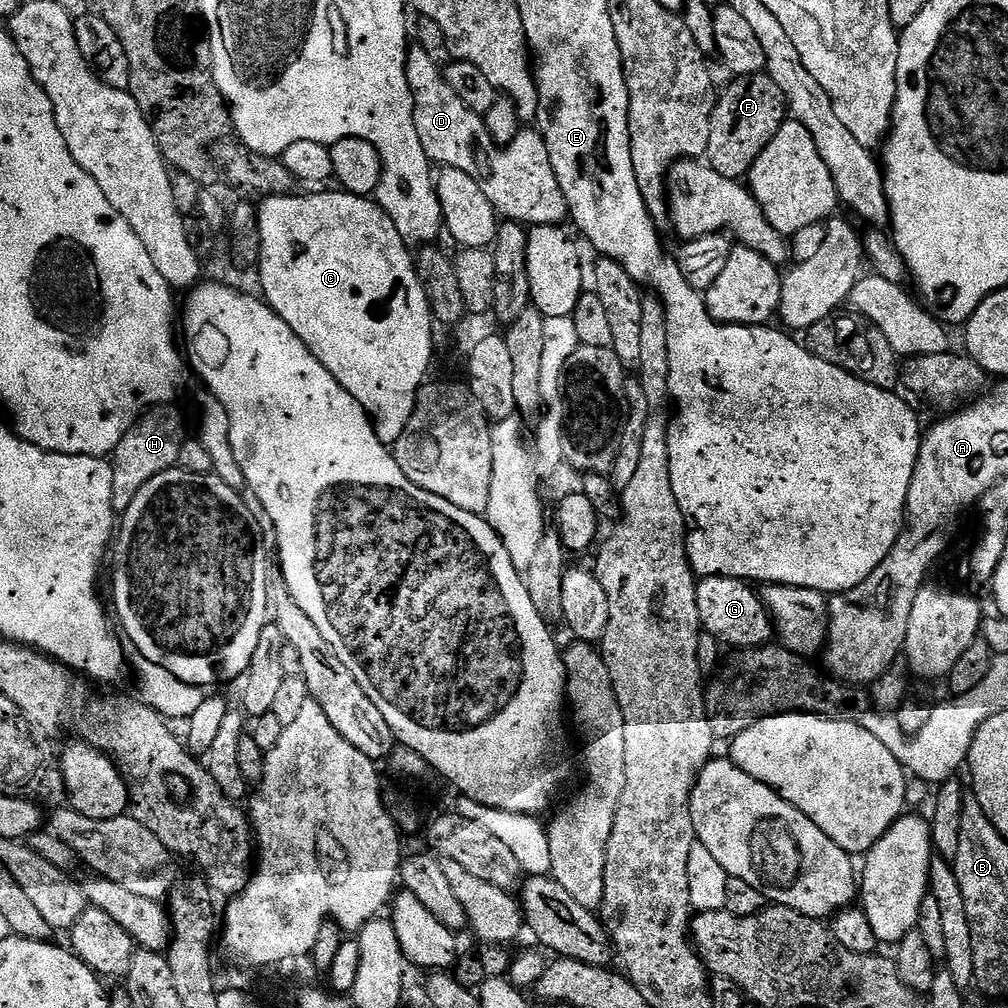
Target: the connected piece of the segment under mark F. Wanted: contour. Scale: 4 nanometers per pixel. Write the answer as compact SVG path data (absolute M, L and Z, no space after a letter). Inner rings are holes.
M757 74L736 78L731 81L733 84L728 89L719 93L716 101L716 109L710 122L710 142L706 153L707 163L711 164L722 178L740 180L747 177L748 171L754 166L758 154L766 150L770 138L778 134L778 130L784 125L786 117L789 115L788 99L782 94L778 82L774 82L767 74Z

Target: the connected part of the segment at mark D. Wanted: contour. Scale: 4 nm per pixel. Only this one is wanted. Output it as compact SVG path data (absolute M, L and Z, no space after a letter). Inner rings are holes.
M420 45L409 47L407 56L407 84L411 88L415 102L415 125L422 141L422 150L426 150L429 161L433 165L462 170L470 174L482 186L482 194L490 198L497 213L505 221L535 226L538 224L563 225L569 219L568 203L562 194L562 186L558 186L558 178L554 174L554 166L550 162L550 150L544 141L543 131L528 132L522 130L518 138L507 146L495 144L492 135L486 130L484 117L481 113L470 110L466 102L450 86L447 75L440 72L441 65Z

